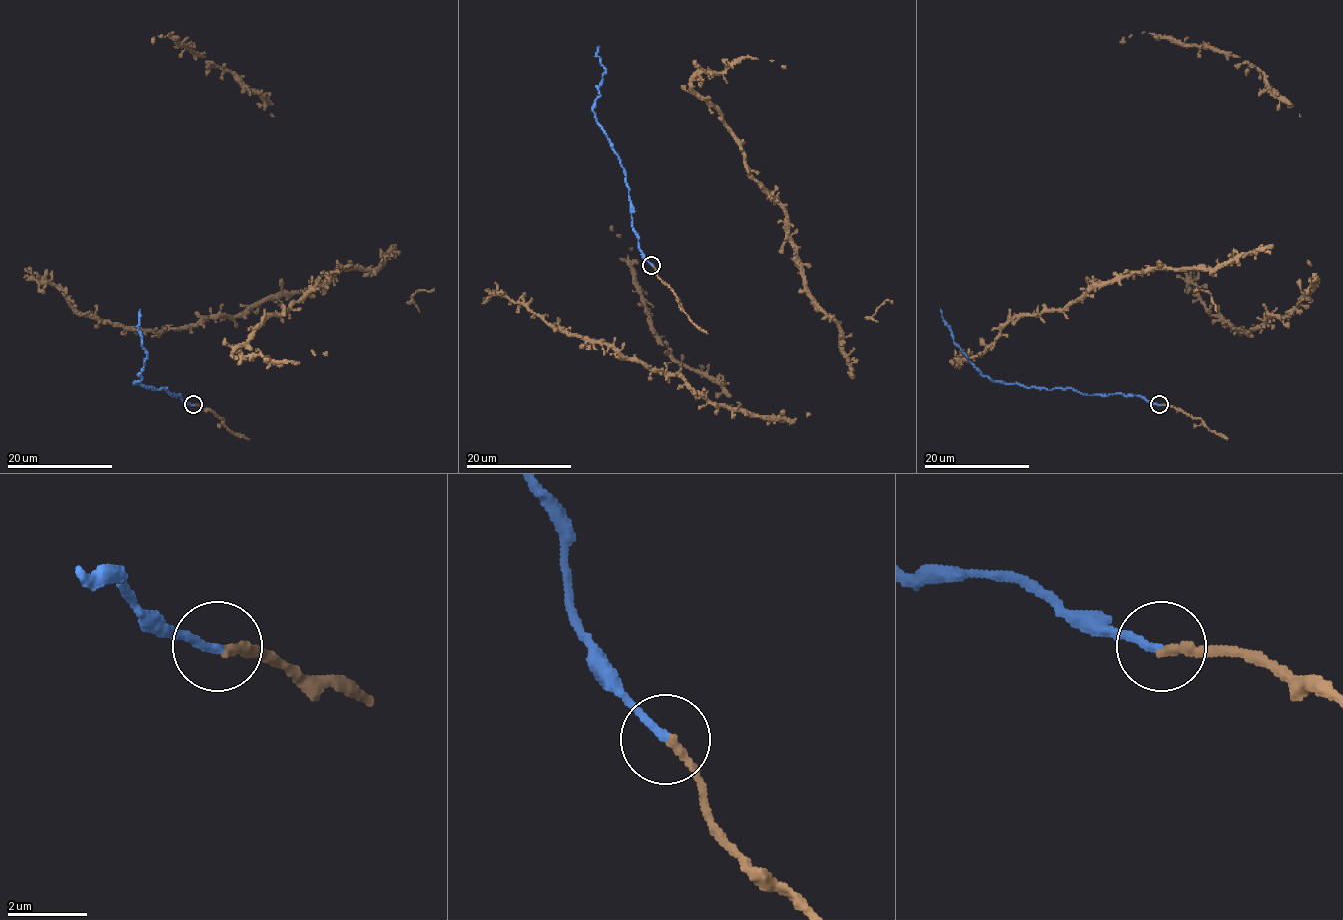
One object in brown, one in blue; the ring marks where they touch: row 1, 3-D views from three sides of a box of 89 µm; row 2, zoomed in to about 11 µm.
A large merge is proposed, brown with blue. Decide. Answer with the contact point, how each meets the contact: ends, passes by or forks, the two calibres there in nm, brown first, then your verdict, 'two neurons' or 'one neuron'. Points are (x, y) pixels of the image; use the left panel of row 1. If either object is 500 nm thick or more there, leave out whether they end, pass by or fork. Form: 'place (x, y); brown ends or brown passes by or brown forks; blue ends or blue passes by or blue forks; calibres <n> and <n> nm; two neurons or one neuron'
place (193, 404); brown ends; blue ends; calibres 220 and 220 nm; one neuron

